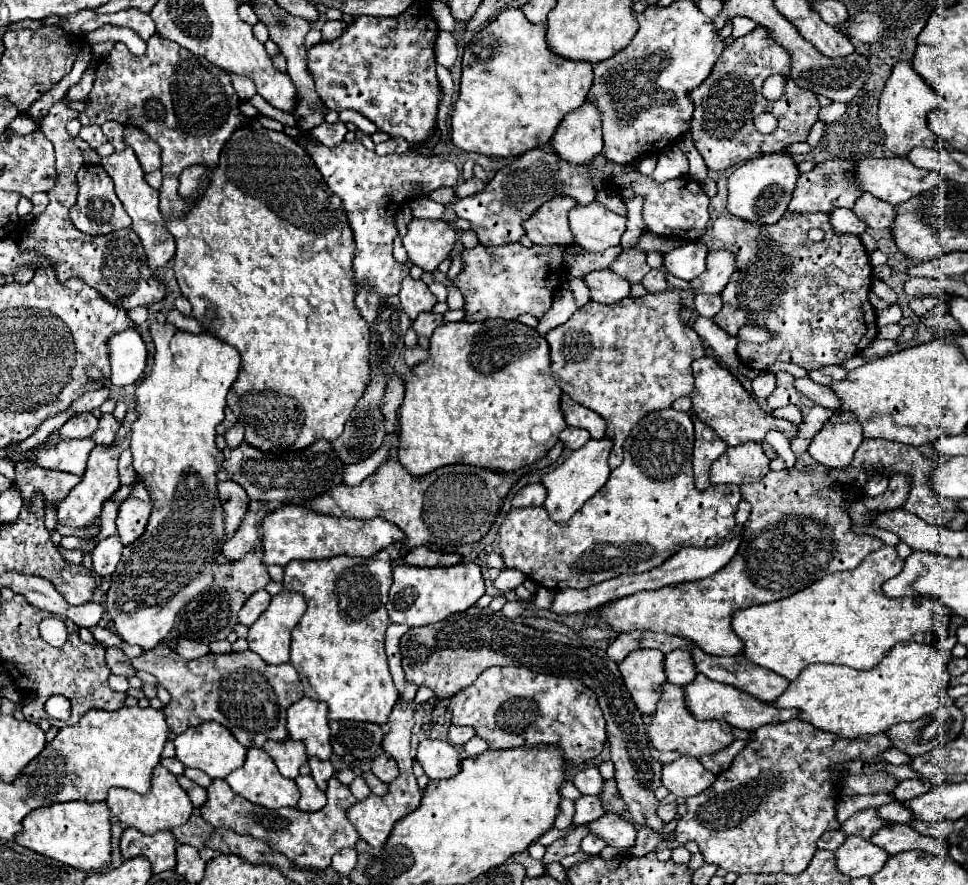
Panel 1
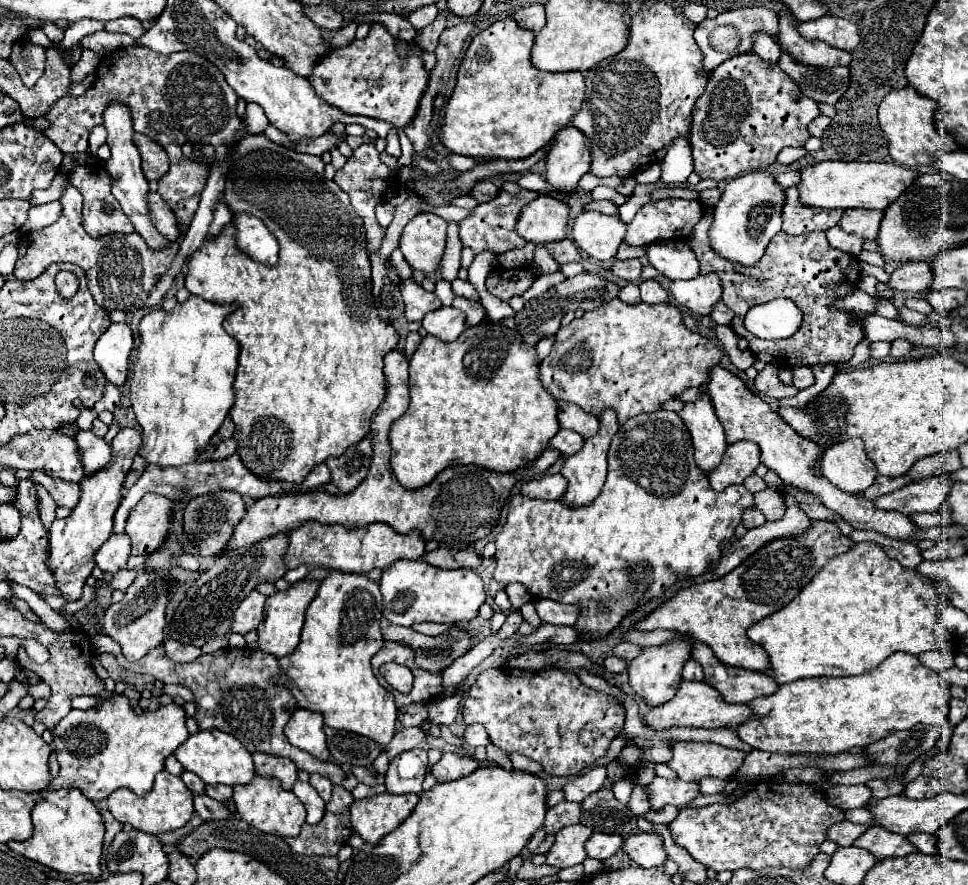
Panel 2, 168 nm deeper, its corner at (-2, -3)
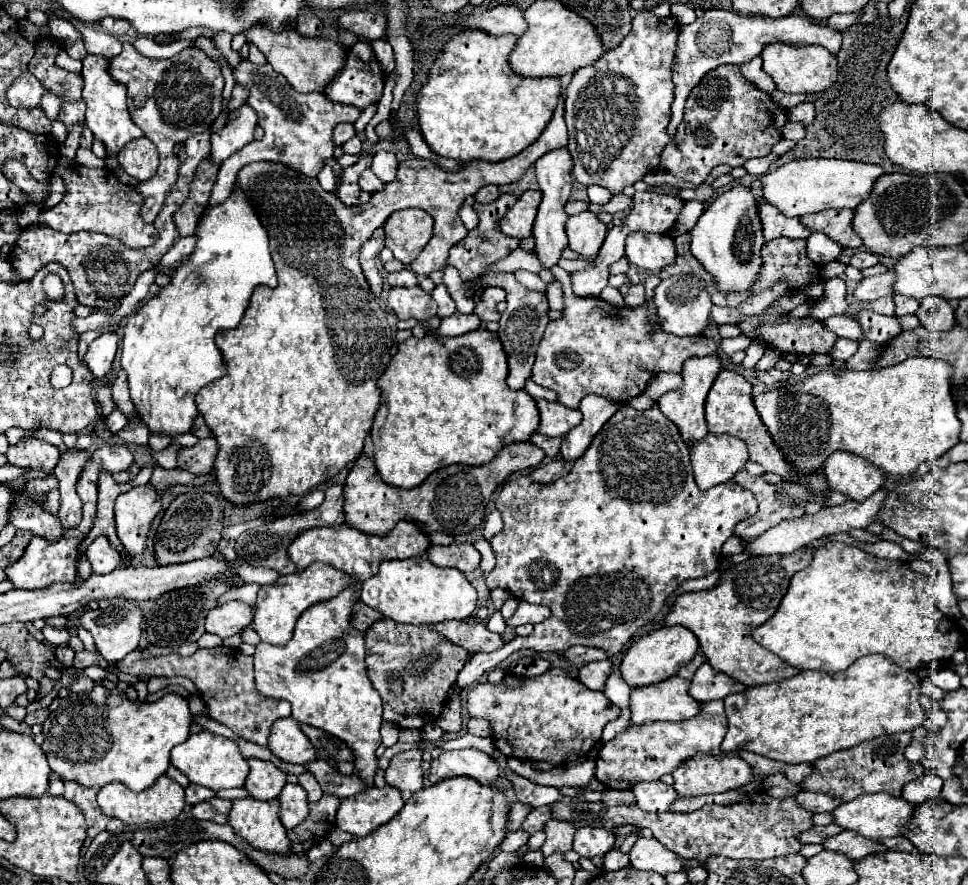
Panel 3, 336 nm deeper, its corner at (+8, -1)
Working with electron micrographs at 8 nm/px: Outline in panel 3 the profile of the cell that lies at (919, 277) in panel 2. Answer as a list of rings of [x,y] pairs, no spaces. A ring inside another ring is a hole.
[[[889,268],[883,274],[877,274],[877,276],[867,276],[855,288],[855,298],[877,300],[877,298],[883,298],[883,296],[895,296],[893,280],[897,280],[897,276],[893,276],[893,268]]]

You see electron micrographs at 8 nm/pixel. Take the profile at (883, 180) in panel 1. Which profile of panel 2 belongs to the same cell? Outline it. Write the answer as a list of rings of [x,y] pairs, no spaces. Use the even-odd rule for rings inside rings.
[[[819,162],[799,170],[799,202],[809,208],[823,210],[849,210],[849,208],[869,208],[885,210],[895,202],[903,190],[917,178],[917,172],[903,168],[899,164],[883,162]]]

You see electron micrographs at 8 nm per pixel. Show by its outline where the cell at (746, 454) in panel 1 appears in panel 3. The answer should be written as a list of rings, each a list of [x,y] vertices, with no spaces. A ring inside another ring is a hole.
[[[709,434],[705,440],[689,446],[689,450],[695,482],[703,490],[731,480],[735,472],[739,472],[749,460],[747,444],[727,434]]]

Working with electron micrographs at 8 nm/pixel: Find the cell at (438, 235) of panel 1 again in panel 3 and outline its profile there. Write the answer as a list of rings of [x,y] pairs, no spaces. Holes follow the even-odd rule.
[[[397,210],[385,222],[385,244],[405,266],[411,264],[433,236],[433,218],[425,210]]]

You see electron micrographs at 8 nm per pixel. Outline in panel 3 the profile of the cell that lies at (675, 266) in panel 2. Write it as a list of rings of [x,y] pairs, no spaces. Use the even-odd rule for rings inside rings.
[[[633,232],[626,239],[625,255],[633,266],[657,274],[669,264],[673,264],[673,260],[677,258],[677,248],[673,238],[665,234],[657,236],[657,234]]]

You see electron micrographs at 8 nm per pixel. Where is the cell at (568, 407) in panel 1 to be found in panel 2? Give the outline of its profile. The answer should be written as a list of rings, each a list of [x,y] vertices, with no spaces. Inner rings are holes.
[[[557,402],[557,420],[561,428],[573,430],[583,438],[591,438],[599,430],[599,420],[571,402]]]

